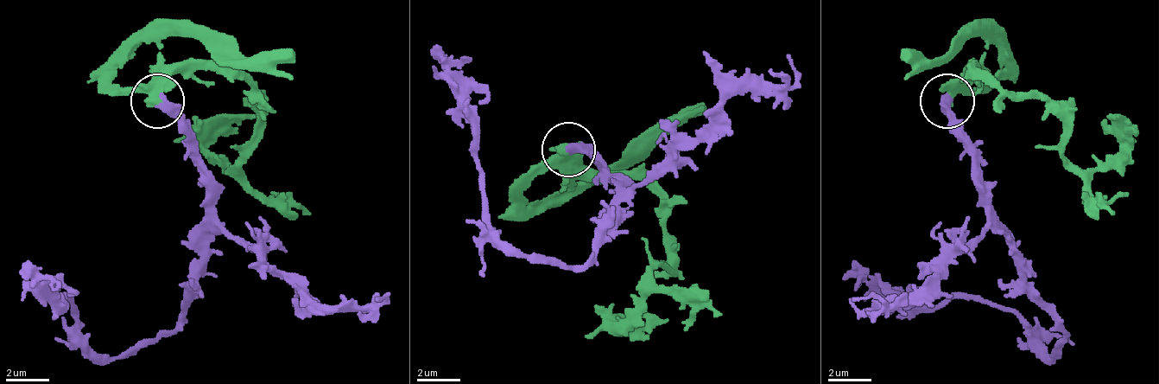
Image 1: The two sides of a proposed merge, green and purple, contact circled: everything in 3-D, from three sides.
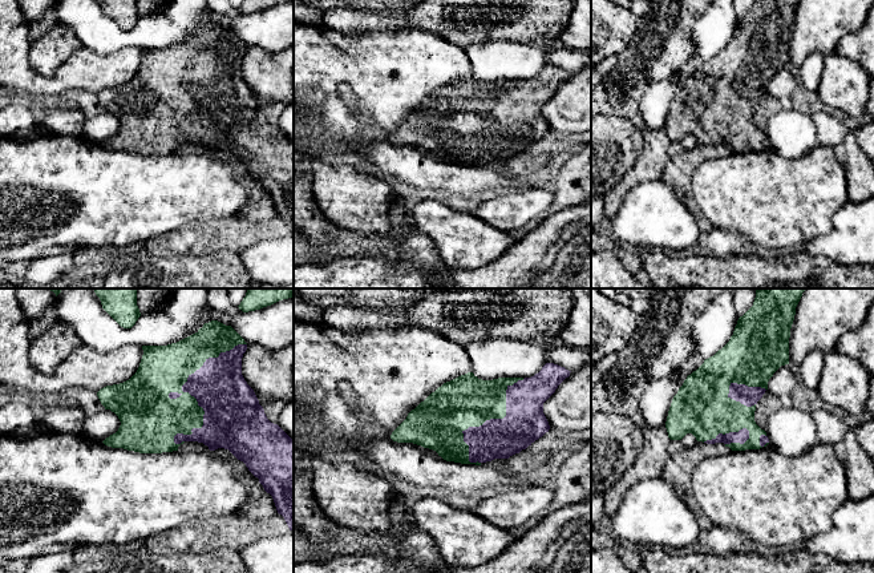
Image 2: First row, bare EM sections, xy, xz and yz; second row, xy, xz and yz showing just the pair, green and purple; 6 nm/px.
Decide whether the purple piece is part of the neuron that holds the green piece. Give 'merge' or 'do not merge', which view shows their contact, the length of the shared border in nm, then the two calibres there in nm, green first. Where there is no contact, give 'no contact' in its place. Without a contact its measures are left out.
merge | xy | 750 nm | 320/320 nm

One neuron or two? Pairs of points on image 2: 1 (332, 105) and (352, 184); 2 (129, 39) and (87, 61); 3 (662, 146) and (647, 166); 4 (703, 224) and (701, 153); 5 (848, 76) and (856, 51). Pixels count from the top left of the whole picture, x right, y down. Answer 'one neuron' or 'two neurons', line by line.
1: two neurons
2: two neurons
3: one neuron
4: one neuron
5: two neurons

